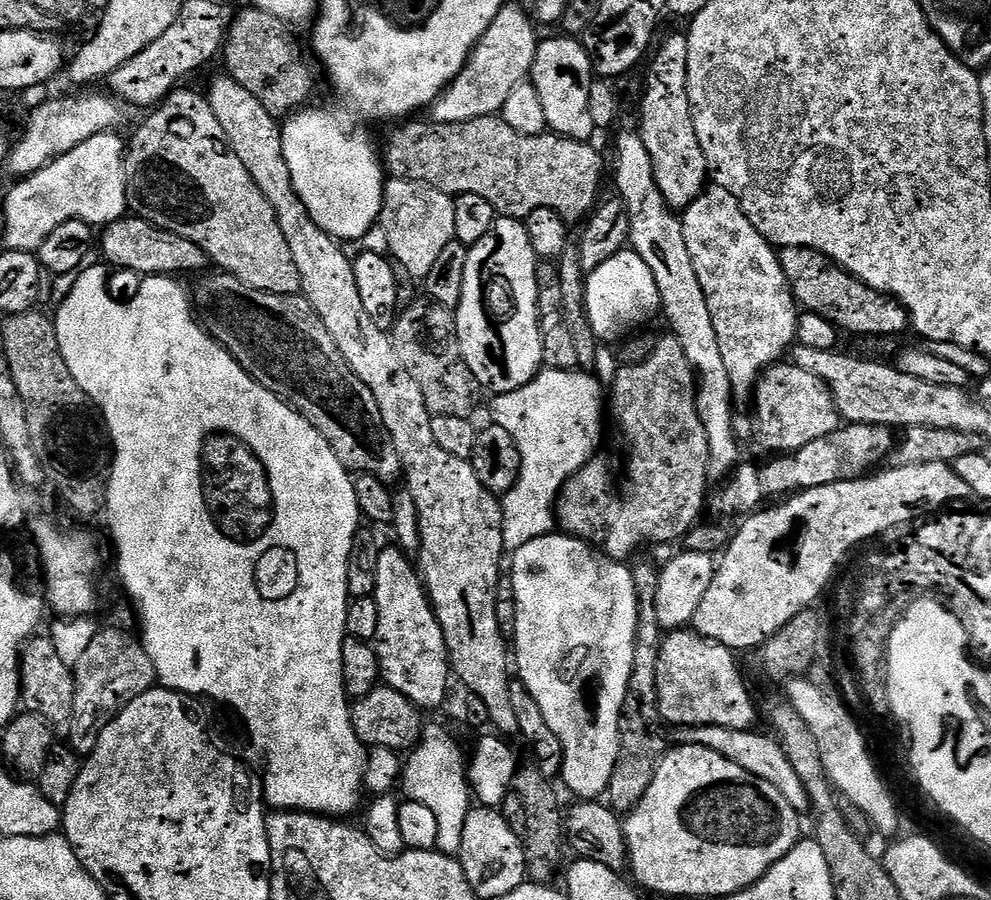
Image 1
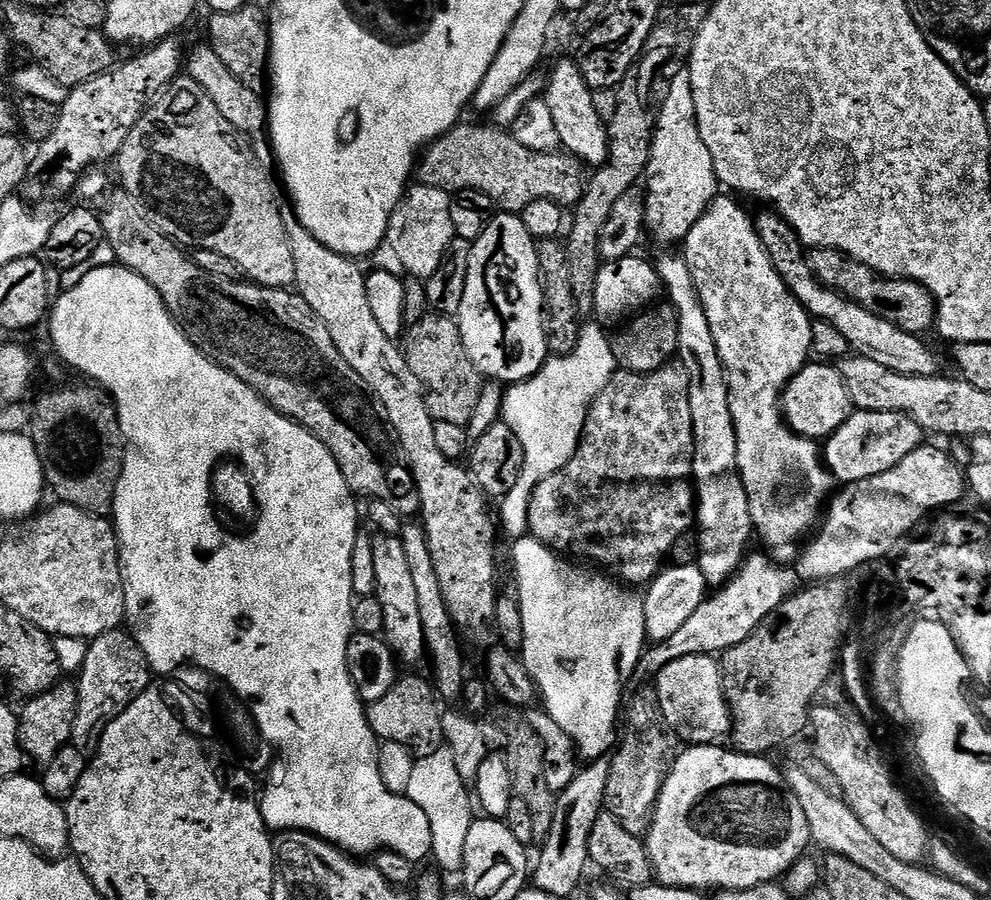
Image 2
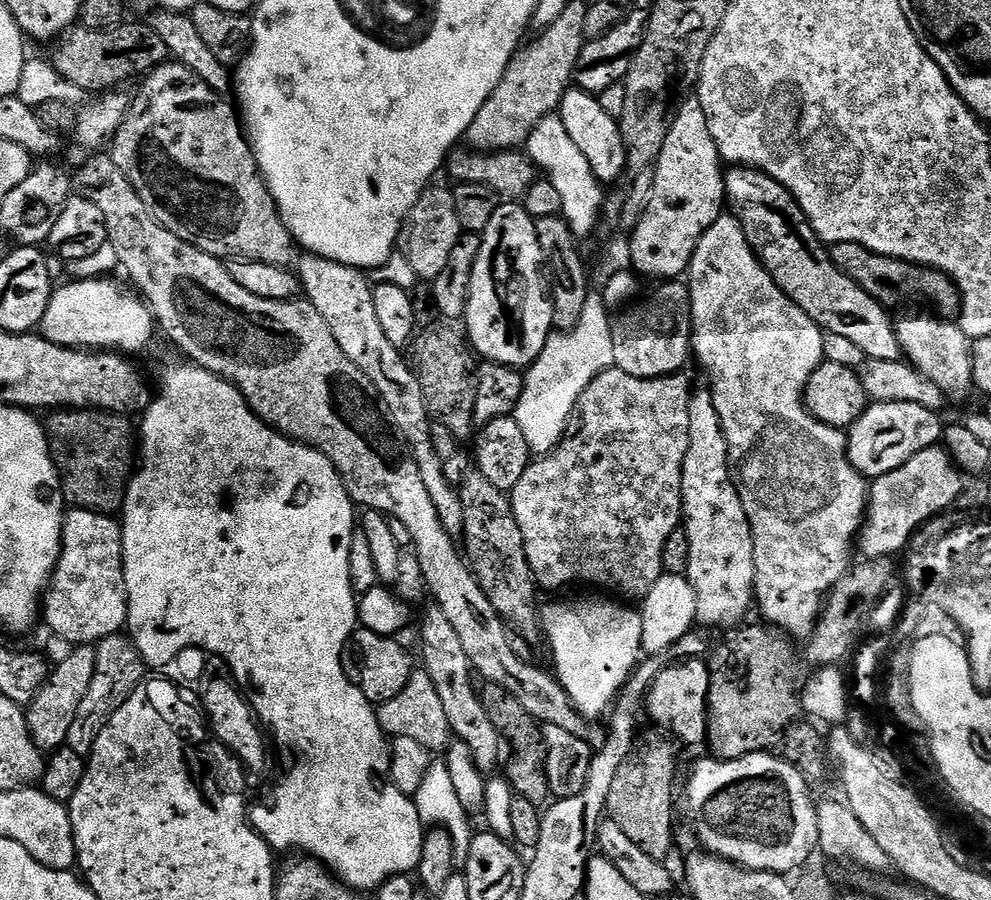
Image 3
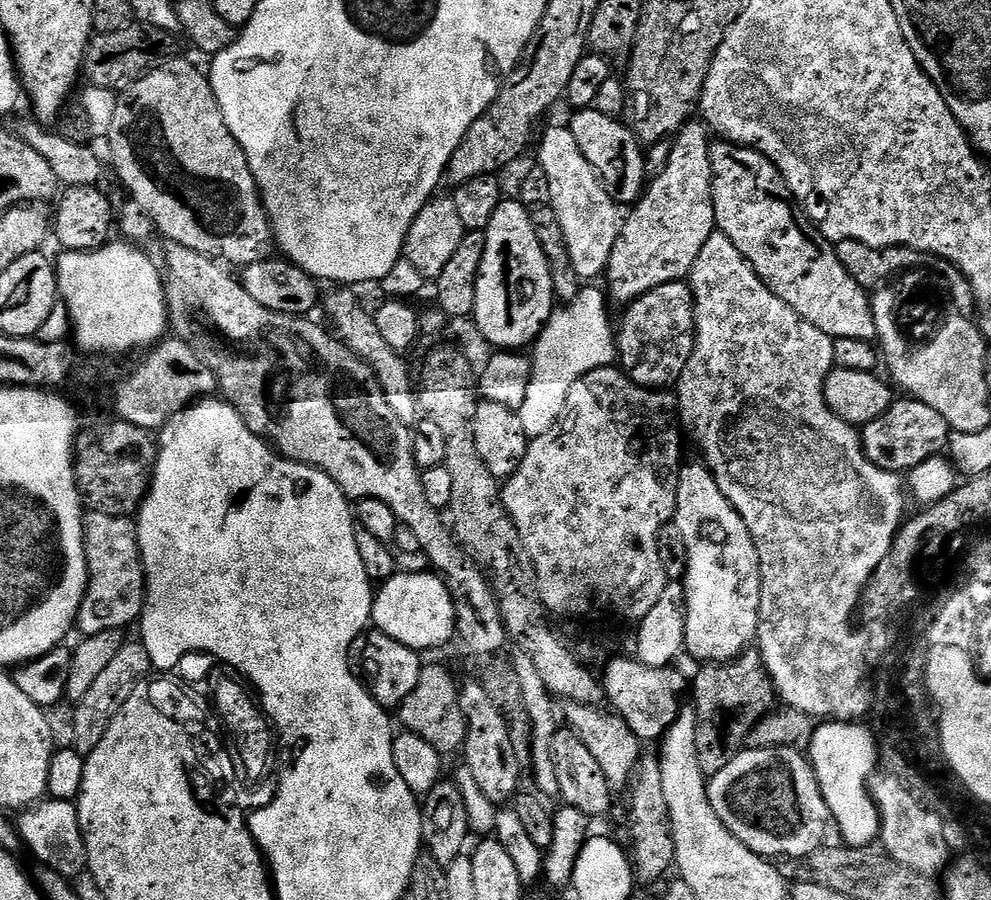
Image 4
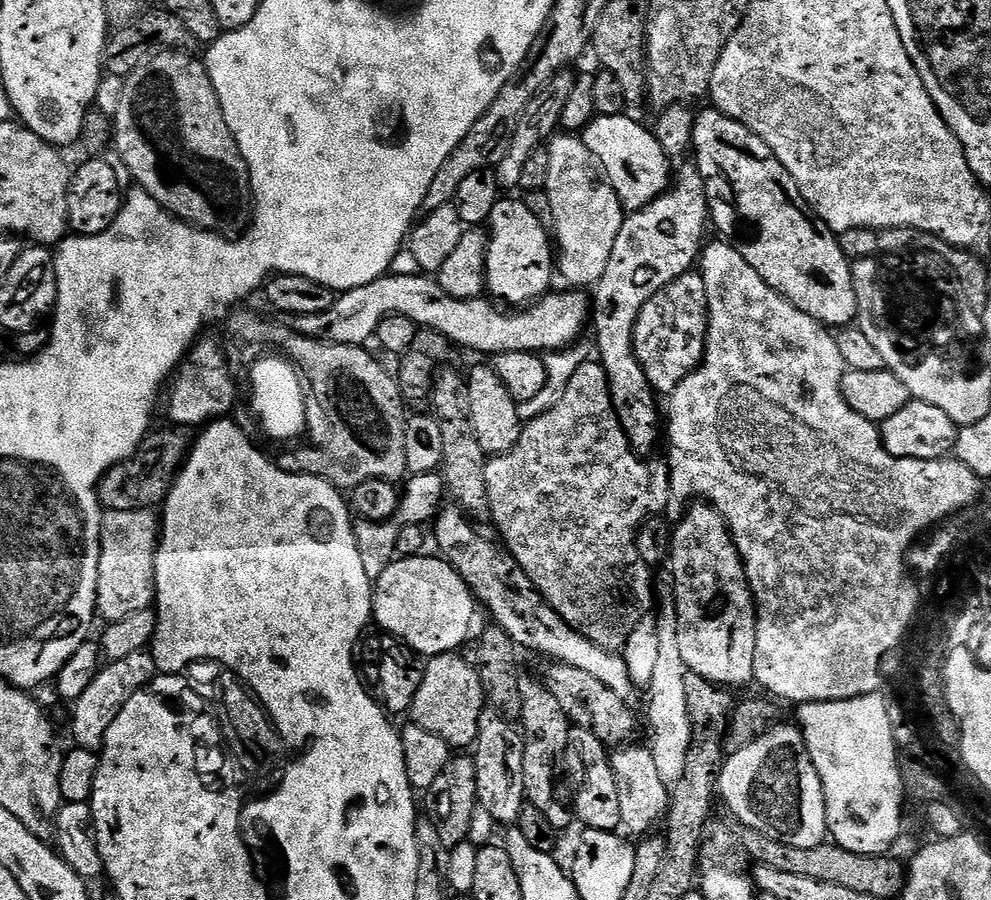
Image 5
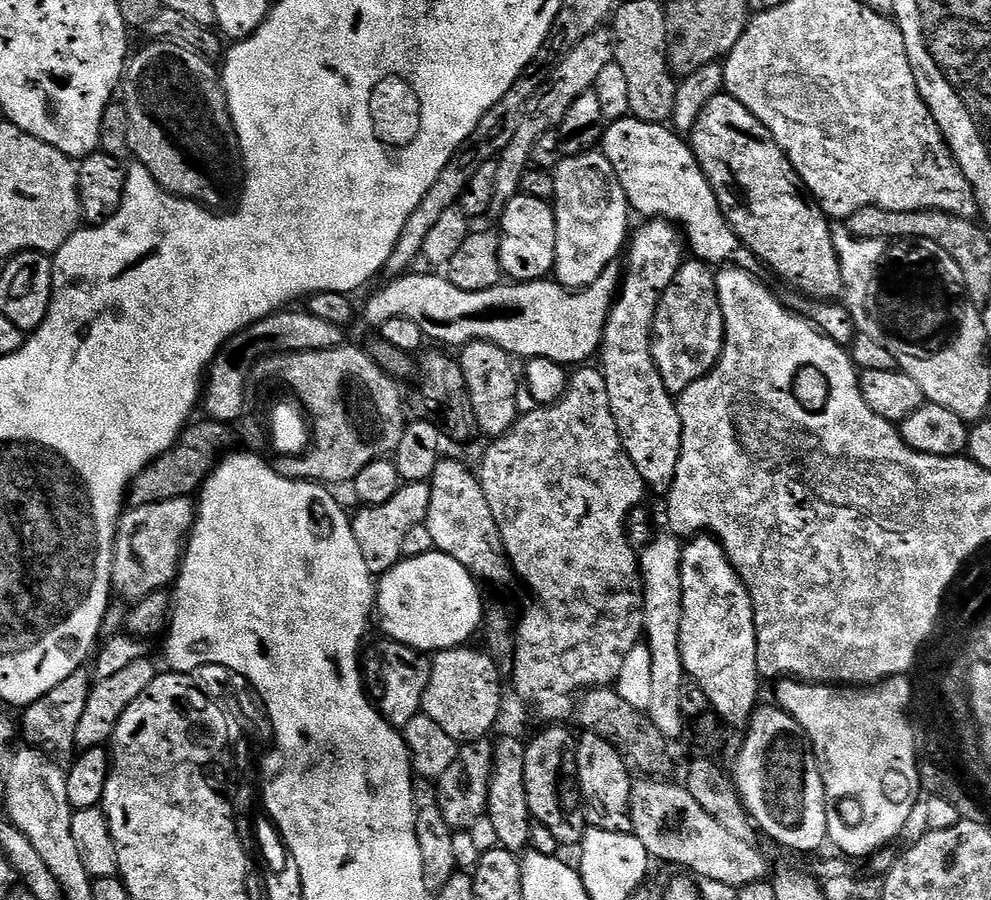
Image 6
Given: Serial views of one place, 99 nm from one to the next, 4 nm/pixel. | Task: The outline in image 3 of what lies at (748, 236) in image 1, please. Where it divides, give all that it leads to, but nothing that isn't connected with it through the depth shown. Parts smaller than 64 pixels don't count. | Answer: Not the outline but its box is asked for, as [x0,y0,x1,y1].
[686,214,870,642]

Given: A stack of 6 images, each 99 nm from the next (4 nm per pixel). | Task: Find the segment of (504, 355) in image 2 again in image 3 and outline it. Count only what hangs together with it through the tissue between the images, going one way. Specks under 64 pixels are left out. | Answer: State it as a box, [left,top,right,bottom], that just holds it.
[462,202,554,370]

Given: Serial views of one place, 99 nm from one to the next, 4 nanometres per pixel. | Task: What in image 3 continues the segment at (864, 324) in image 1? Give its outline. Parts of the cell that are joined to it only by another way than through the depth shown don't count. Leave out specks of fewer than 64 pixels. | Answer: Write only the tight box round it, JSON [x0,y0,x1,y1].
[830,242,960,318]

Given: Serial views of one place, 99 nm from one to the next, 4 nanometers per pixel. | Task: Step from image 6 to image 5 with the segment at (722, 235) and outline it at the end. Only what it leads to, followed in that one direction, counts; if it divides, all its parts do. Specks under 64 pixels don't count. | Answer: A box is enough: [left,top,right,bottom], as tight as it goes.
[582,115,674,214]

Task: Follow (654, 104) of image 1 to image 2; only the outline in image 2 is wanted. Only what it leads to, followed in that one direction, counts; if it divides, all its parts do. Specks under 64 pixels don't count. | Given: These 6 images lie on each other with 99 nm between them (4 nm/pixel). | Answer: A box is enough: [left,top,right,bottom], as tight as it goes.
[644,70,722,245]

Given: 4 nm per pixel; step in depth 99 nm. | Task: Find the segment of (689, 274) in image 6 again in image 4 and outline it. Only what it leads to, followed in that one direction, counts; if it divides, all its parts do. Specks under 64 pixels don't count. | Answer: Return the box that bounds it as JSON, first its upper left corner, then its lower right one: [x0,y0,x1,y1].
[616,282,696,390]

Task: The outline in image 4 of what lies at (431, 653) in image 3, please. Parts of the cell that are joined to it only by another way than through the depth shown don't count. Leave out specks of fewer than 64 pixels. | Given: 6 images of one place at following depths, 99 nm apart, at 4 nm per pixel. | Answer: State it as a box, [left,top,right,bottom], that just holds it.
[460,678,522,806]

